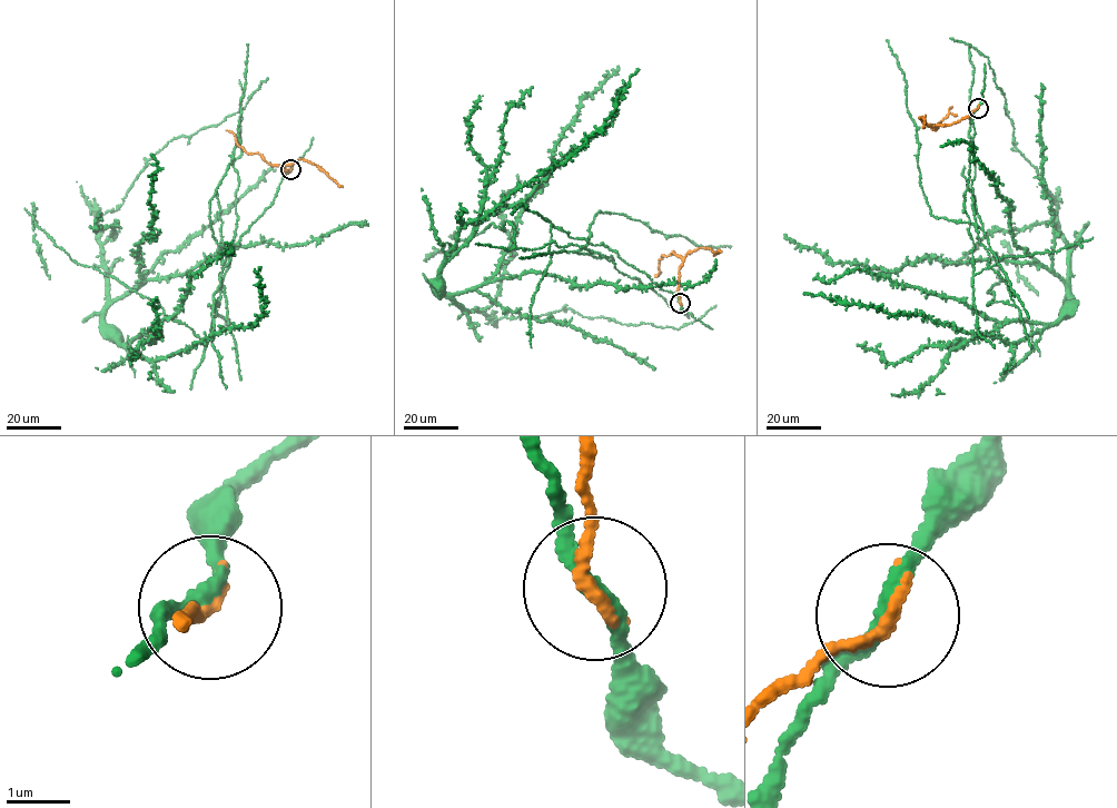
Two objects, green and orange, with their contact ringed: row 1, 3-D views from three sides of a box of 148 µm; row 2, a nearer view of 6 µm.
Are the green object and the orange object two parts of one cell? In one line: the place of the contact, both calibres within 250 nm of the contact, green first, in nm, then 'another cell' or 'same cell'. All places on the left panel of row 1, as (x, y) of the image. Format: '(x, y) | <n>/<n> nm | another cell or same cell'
(290, 169) | 200/240 nm | another cell

